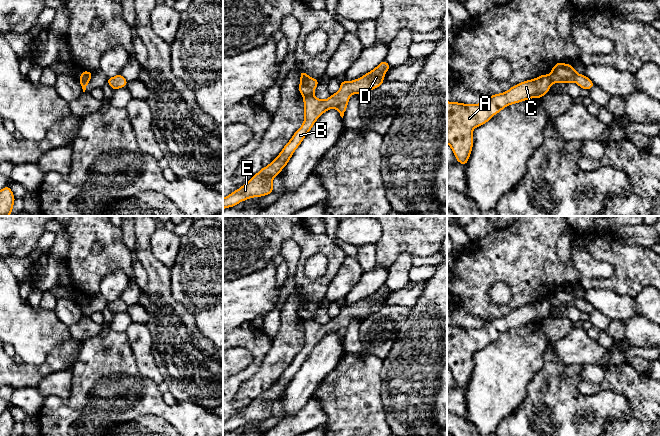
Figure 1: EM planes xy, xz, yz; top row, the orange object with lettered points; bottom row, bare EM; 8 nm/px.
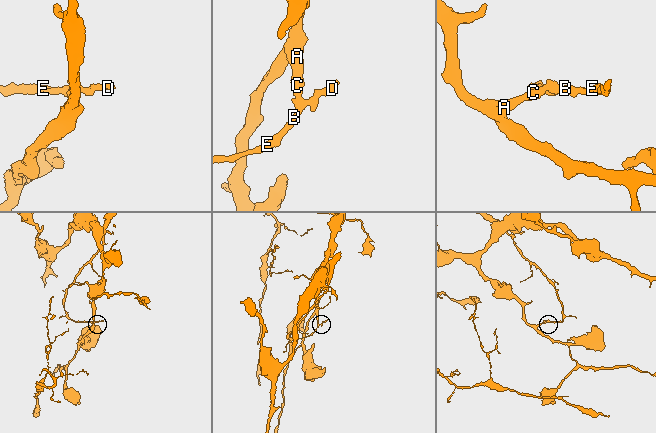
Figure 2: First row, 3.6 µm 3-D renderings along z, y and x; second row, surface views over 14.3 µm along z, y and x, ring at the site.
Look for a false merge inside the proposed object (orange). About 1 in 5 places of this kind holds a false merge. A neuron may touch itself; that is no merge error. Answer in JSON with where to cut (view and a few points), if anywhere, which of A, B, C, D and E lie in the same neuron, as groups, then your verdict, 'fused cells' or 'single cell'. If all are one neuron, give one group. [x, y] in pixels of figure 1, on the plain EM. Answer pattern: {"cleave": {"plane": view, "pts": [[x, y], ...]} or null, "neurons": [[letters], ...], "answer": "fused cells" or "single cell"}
{"cleave": {"plane": "xy", "pts": [[79, 303], [88, 306]]}, "neurons": [["A", "C"], ["B", "D", "E"]], "answer": "fused cells"}

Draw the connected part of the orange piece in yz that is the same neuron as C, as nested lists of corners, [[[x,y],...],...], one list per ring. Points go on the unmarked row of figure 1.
[[[543,298],[532,304],[521,306],[508,315],[494,318],[480,328],[462,328],[447,325],[447,367],[456,384],[466,389],[470,381],[475,351],[488,346],[503,332],[530,322],[540,323],[549,316],[552,306]]]

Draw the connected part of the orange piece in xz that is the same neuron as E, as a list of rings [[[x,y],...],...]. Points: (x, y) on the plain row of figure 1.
[[[384,284],[364,300],[350,306],[342,305],[340,314],[326,324],[315,322],[314,319],[305,319],[303,321],[305,343],[301,352],[294,357],[275,384],[262,392],[249,406],[223,422],[223,433],[233,431],[249,422],[266,420],[272,417],[273,402],[280,399],[281,393],[287,389],[315,345],[325,335],[332,332],[337,333],[343,342],[350,320],[355,317],[366,318],[372,313],[378,312],[384,306],[384,298],[389,292],[390,289]]]

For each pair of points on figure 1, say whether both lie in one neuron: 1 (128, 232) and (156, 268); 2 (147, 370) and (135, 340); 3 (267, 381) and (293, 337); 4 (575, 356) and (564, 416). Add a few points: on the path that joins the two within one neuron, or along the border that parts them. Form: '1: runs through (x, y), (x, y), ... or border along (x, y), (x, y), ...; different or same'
1: border along (134, 226), (135, 252); different
2: runs through (146, 363), (141, 347); same
3: runs through (270, 370), (284, 348); same
4: border along (552, 347), (556, 358), (567, 365); different

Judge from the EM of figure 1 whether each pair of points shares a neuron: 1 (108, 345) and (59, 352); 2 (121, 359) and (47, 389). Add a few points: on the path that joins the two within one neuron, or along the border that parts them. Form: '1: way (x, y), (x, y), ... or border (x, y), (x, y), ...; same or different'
1: border (81, 344), (76, 362); different
2: border (72, 389), (67, 398), (49, 397); different

